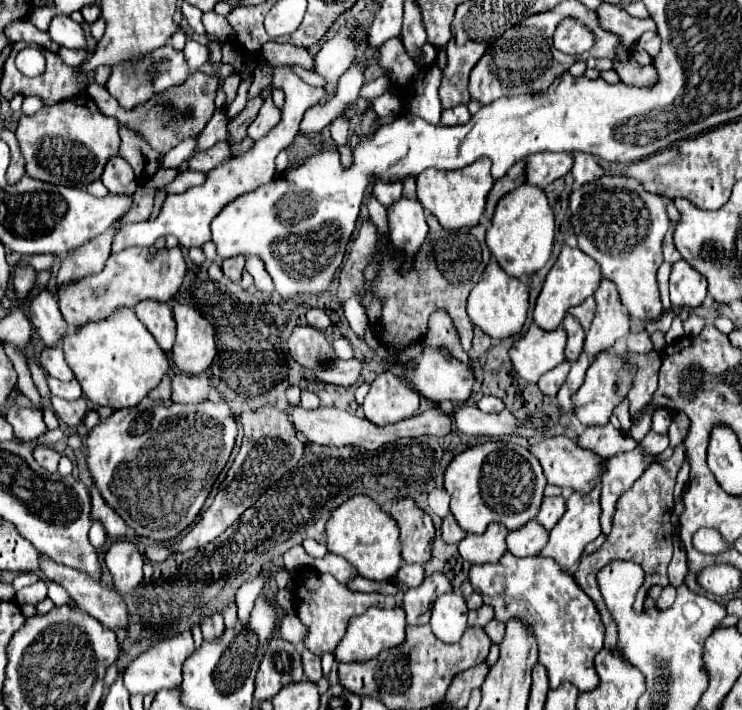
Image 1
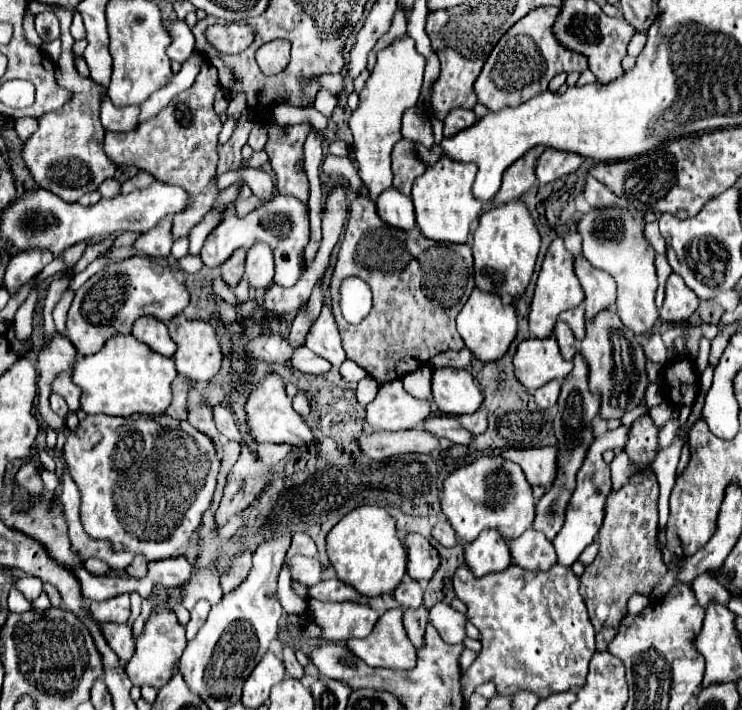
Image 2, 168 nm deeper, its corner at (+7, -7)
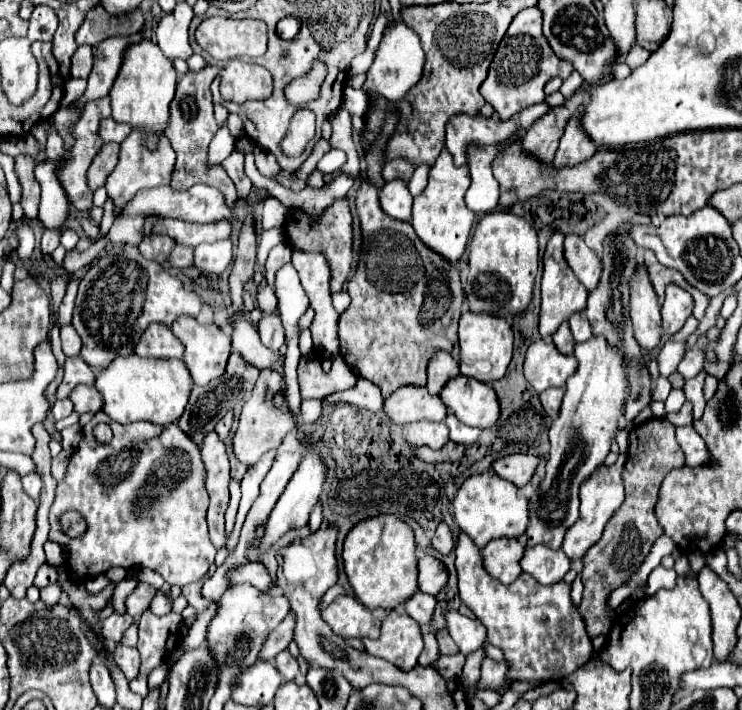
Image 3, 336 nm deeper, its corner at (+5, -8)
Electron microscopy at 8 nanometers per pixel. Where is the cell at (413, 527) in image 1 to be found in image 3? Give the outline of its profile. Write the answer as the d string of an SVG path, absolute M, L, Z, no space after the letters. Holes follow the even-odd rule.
M425 556L423 560L419 560L417 568L419 568L419 590L421 592L435 596L445 588L449 572L443 562L439 562L433 556Z

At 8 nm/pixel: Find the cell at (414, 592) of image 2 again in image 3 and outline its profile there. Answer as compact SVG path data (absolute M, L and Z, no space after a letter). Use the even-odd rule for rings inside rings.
M419 590L411 600L405 602L407 614L409 614L419 626L423 626L423 628L429 626L429 622L431 622L431 618L433 618L433 612L435 612L435 606L437 606L435 596L425 594L425 592L421 592L421 590Z

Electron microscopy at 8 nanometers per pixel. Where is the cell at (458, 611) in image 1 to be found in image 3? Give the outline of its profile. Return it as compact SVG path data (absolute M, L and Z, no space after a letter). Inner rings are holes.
M447 612L445 618L447 630L463 654L471 654L485 644L487 632L477 618L467 618L461 616L459 612Z

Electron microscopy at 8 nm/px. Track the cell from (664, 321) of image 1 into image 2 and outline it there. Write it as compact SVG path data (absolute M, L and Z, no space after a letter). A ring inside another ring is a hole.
M653 333L649 337L649 341L645 343L643 351L645 351L647 359L651 359L651 361L659 361L659 363L665 363L667 361L667 349L665 349L659 333Z

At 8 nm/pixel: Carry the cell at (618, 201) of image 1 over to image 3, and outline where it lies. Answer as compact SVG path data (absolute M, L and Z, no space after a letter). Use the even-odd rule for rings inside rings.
M643 266L637 268L637 274L631 282L631 322L635 340L647 352L655 350L661 342L661 306L657 294L649 282L649 276Z

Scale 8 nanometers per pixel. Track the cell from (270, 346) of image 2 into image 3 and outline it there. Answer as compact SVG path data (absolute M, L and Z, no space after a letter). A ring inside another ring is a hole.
M237 352L231 354L229 364L227 364L225 378L217 378L217 380L209 382L207 388L203 388L203 386L193 386L193 392L191 392L189 404L187 404L185 412L183 412L183 416L179 418L177 426L179 426L185 434L189 434L189 438L193 438L193 442L197 442L197 444L201 446L205 434L213 432L213 428L215 428L217 420L221 418L221 414L225 414L225 412L231 410L237 402L246 400L251 396L259 373L259 369L250 364L245 364L243 358L241 358Z

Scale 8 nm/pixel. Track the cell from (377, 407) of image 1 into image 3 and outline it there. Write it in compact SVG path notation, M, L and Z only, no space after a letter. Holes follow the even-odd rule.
M401 386L385 400L385 414L395 424L417 420L441 422L447 416L447 406L439 396L431 396L425 386Z

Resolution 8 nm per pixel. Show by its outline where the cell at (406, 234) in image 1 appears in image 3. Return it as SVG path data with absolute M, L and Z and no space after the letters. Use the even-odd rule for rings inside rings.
M387 182L379 190L381 208L397 220L411 220L411 202L413 196L407 190L405 182Z

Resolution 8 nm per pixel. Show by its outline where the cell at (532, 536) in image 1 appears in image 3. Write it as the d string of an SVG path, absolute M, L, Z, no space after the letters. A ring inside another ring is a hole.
M533 546L525 548L521 568L537 578L537 582L549 586L563 580L563 576L571 570L571 560L561 550L555 552L549 546Z

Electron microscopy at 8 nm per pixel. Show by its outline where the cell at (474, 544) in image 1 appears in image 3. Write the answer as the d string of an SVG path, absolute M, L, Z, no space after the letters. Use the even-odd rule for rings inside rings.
M497 538L489 542L483 550L483 566L485 570L503 584L511 584L521 574L521 558L525 552L525 544L517 538Z

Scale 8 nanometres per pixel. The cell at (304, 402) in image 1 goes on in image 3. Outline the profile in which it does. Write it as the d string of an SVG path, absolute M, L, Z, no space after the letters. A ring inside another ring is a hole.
M303 400L301 402L301 420L303 422L317 422L321 416L321 400Z

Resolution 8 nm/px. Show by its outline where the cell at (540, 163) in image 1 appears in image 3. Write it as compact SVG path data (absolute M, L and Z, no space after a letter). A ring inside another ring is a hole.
M573 116L565 126L565 134L561 138L553 164L557 168L575 166L579 162L589 160L595 152L597 152L597 146L593 146L593 142L589 142L589 138L585 138L585 134L581 134L581 126L577 126L577 118Z

